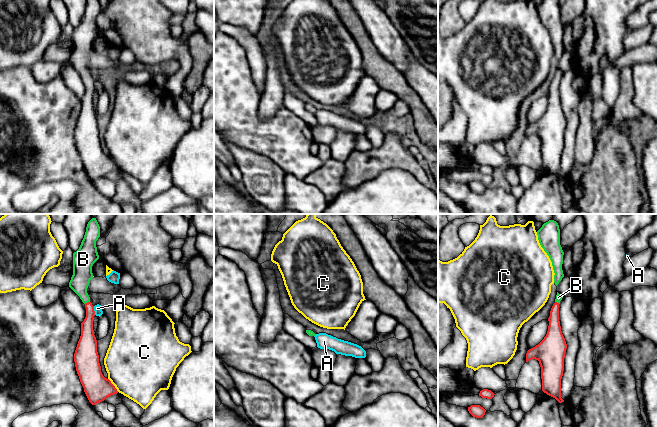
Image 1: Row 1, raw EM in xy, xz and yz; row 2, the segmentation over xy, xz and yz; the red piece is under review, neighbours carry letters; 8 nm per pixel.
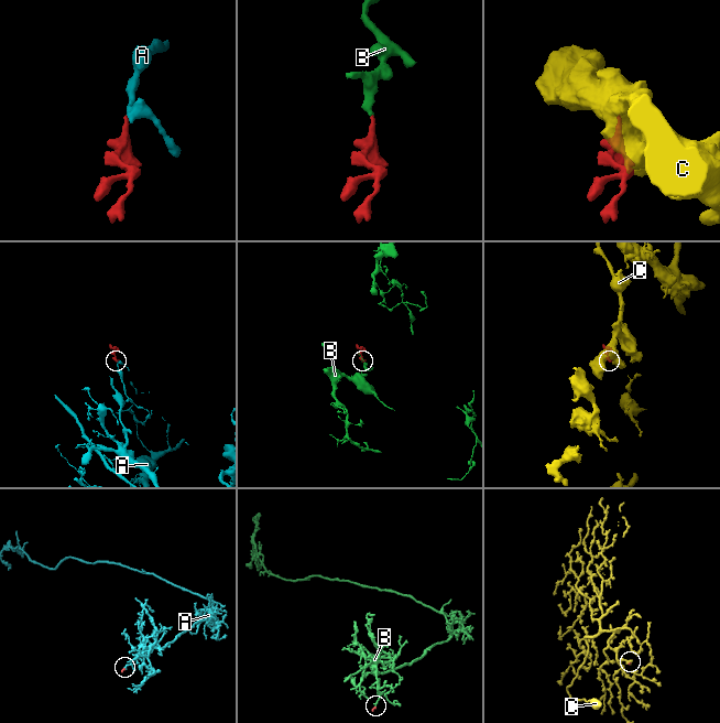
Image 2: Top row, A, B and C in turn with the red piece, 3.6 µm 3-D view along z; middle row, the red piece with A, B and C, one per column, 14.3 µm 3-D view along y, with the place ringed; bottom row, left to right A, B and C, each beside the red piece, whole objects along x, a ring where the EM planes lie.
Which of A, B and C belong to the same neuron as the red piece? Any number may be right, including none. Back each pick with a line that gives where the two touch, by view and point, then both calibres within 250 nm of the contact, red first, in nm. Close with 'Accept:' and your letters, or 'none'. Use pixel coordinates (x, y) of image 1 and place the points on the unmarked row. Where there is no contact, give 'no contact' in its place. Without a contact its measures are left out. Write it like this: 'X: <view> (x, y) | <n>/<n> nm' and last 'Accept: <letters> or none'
B: xy (88, 78) | 110/160 nm
Accept: B

